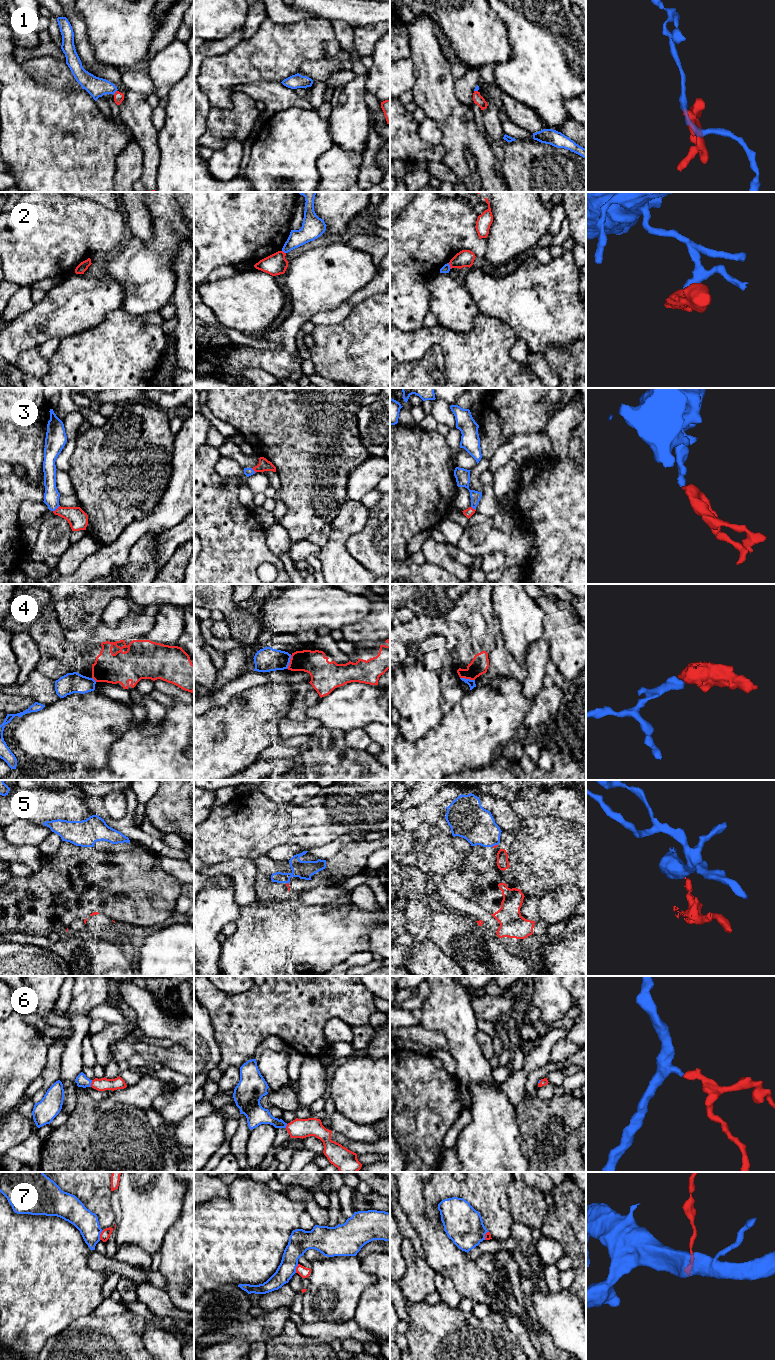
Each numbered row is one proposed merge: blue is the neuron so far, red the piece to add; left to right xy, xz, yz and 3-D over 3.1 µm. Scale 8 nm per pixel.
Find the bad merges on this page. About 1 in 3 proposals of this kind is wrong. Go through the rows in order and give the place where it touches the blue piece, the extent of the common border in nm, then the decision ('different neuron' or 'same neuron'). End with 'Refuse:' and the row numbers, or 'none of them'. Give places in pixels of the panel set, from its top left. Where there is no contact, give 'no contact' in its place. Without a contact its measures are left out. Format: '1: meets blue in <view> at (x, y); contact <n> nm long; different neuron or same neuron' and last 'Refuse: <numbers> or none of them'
1: meets blue in xy at (115, 91); contact 50 nm long; different neuron
2: meets blue in yz at (449, 266); contact 50 nm long; different neuron
3: meets blue in xy at (56, 508); contact 80 nm long; same neuron
4: meets blue in yz at (467, 679); contact 120 nm long; different neuron
5: meets blue in yz at (494, 845); contact 50 nm long; different neuron
6: meets blue in xy at (91, 1082); contact 60 nm long; same neuron
7: meets blue in xy at (99, 1235); contact 90 nm long; different neuron
Refuse: 1, 2, 4, 5, 7

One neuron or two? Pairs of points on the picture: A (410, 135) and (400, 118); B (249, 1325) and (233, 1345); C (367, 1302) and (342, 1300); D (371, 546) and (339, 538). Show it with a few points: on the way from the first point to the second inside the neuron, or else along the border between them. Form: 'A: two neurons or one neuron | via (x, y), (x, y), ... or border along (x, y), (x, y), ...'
A: one neuron | via (406, 131), (400, 125), (400, 122)
B: two neurons | border along (250, 1342), (231, 1337), (216, 1344)
C: two neurons | border along (374, 1283), (369, 1285), (362, 1293), (353, 1318)
D: two neurons | border along (359, 530), (346, 541), (347, 551), (358, 561)

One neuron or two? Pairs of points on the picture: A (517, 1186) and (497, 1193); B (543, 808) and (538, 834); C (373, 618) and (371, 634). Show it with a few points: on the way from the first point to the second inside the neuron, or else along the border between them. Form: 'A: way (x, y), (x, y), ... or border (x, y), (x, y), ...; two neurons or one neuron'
A: border (512, 1182), (508, 1188), (508, 1207), (510, 1212); two neurons
B: border (528, 815), (552, 815), (564, 819); two neurons
C: way (373, 622), (373, 630); one neuron

